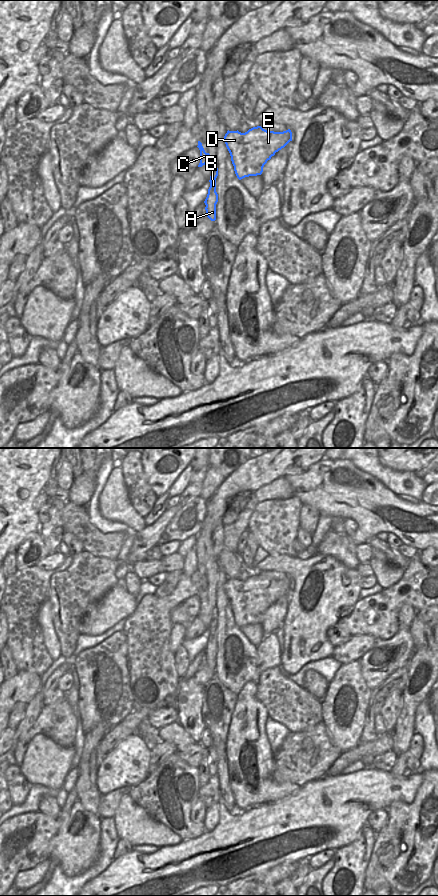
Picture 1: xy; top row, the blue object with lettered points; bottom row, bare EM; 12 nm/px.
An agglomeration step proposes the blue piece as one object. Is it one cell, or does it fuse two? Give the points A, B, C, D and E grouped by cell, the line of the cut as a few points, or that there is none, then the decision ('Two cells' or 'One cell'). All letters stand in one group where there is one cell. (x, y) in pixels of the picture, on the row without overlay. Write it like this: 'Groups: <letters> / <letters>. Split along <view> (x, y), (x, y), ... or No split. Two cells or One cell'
Groups: A B / C D E. Split along xy (215, 606), (213, 615). Two cells.

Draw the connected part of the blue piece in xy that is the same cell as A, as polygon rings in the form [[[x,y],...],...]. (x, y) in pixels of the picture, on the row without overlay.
[[[216,607],[215,612],[212,618],[212,622],[210,624],[210,635],[208,637],[207,645],[204,649],[206,655],[206,663],[211,669],[216,668],[216,652],[218,650],[218,642],[216,640],[216,626],[218,624],[218,616],[216,614]]]

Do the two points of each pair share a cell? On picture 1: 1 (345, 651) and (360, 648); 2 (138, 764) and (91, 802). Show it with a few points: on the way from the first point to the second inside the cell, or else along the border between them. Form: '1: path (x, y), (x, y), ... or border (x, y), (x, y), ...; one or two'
1: path (349, 651), (356, 648); one
2: border (95, 783), (101, 794); two

